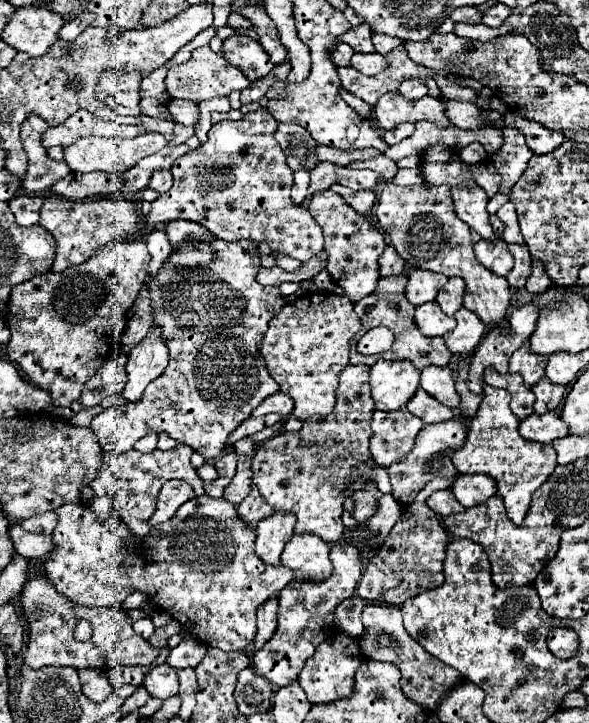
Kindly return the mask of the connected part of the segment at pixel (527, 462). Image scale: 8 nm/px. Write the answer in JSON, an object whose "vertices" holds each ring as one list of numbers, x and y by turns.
{"vertices":[[484,384,484,398,470,424,466,444,452,456,452,464,460,474,482,472,490,474,498,482,498,496,504,498,508,518,514,524,522,524,534,490,538,490,556,468,556,450,550,444,538,444,522,438,518,434,518,424,518,416,510,410,510,394,502,388]]}

